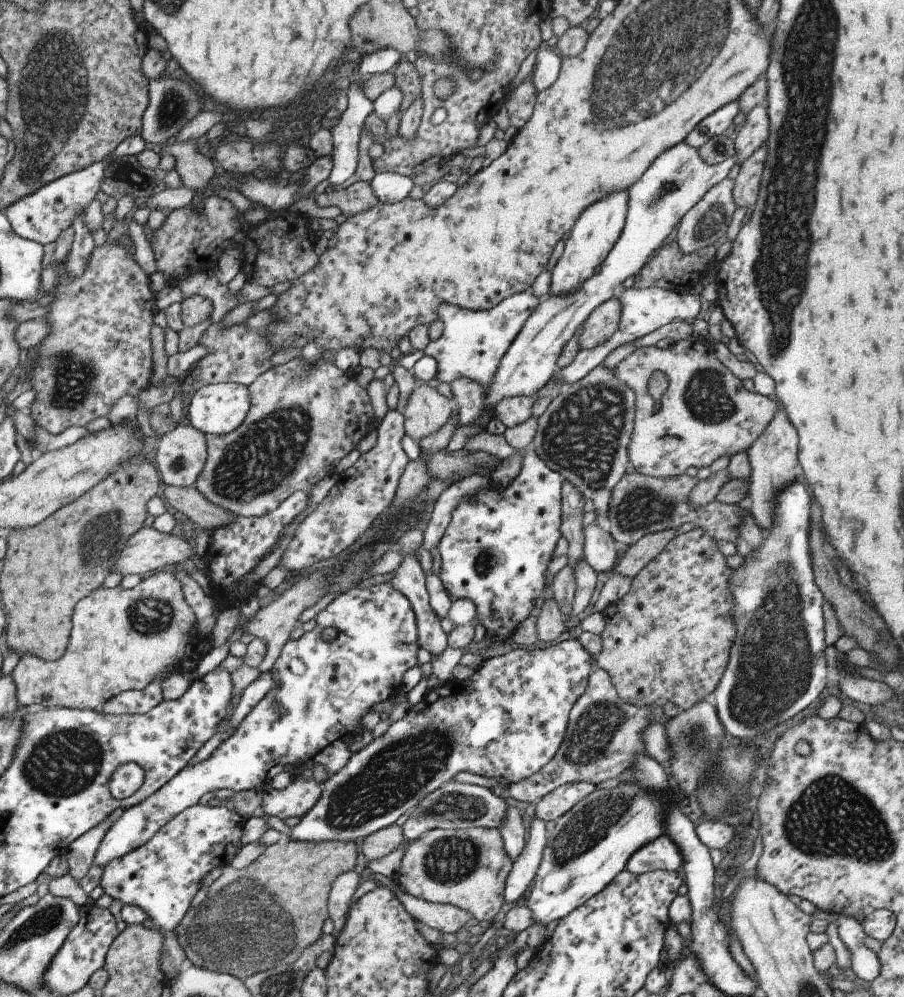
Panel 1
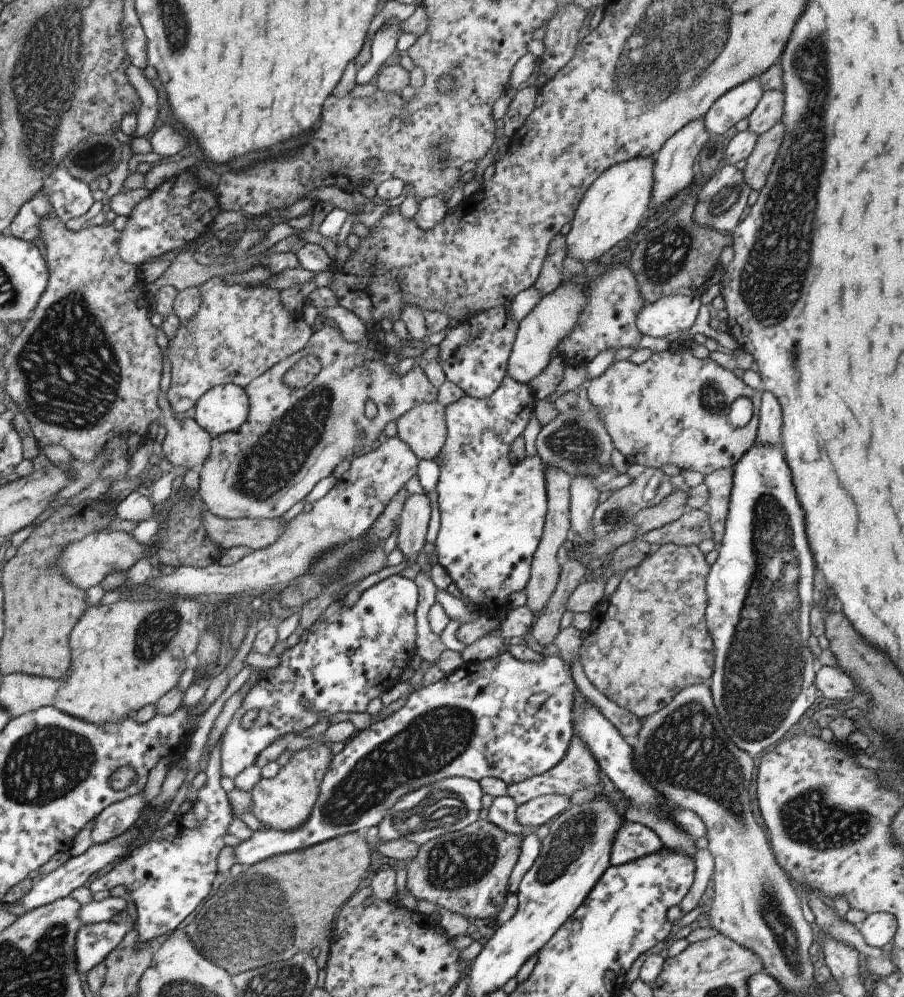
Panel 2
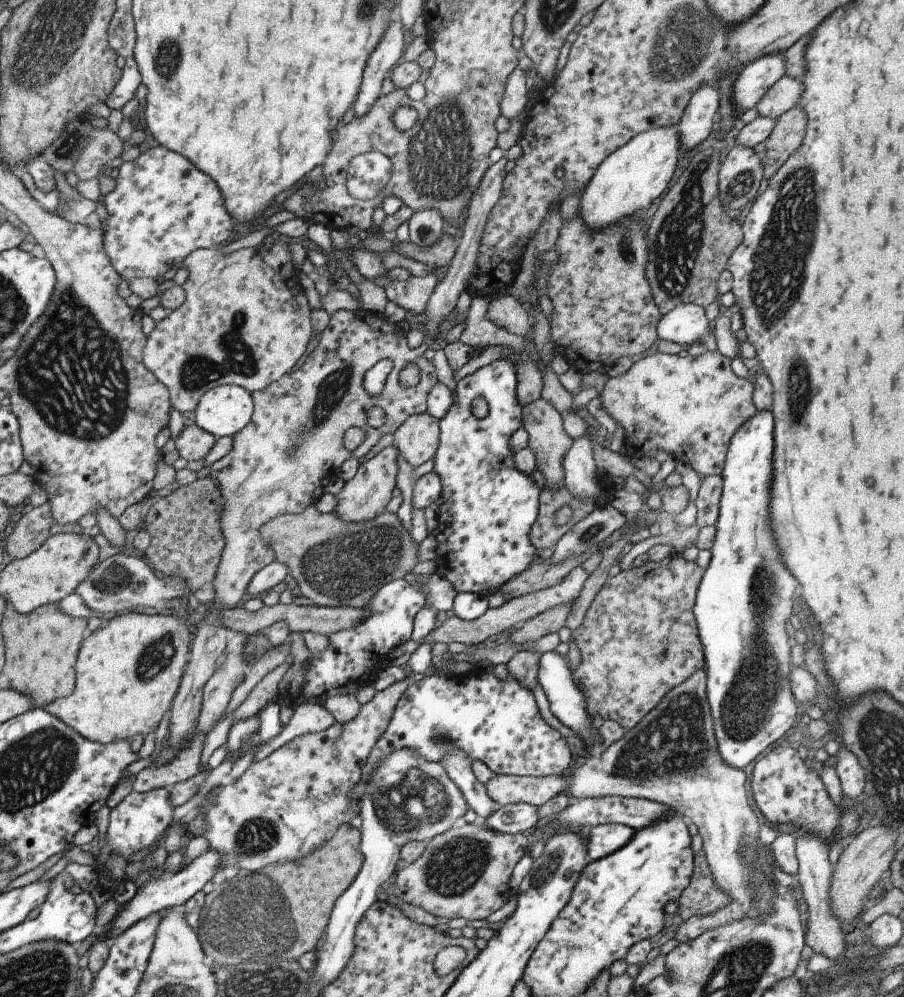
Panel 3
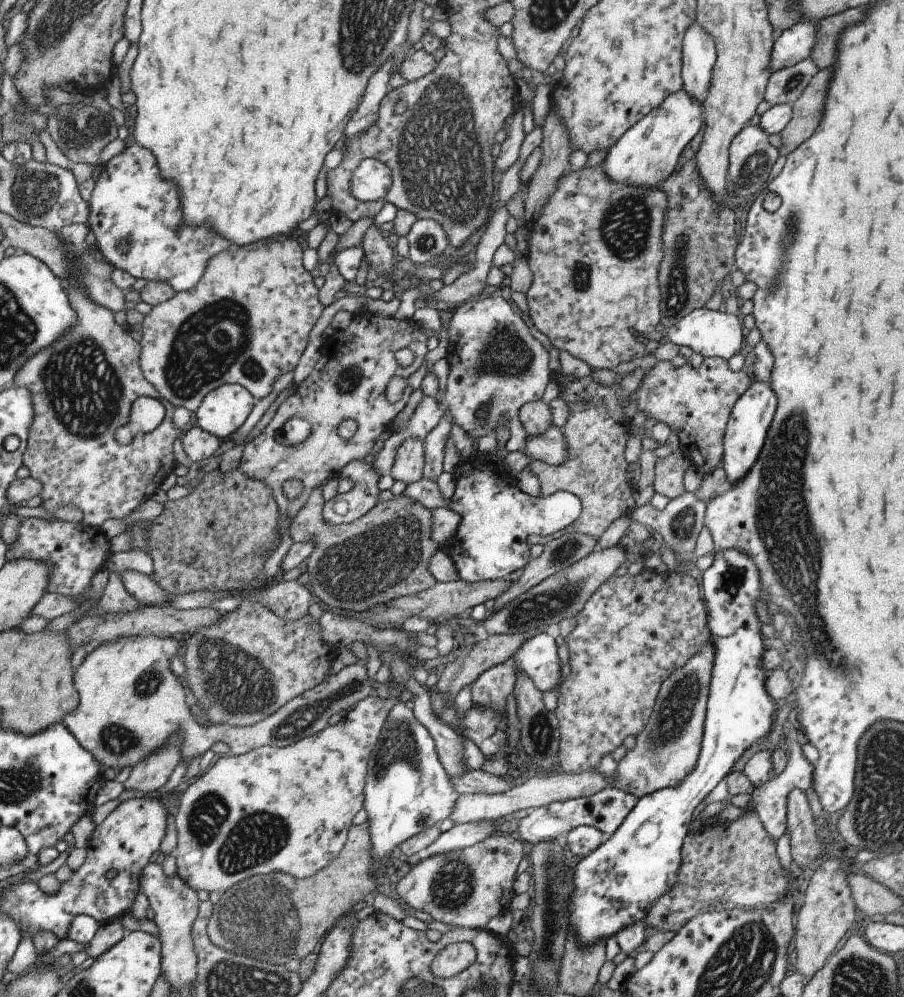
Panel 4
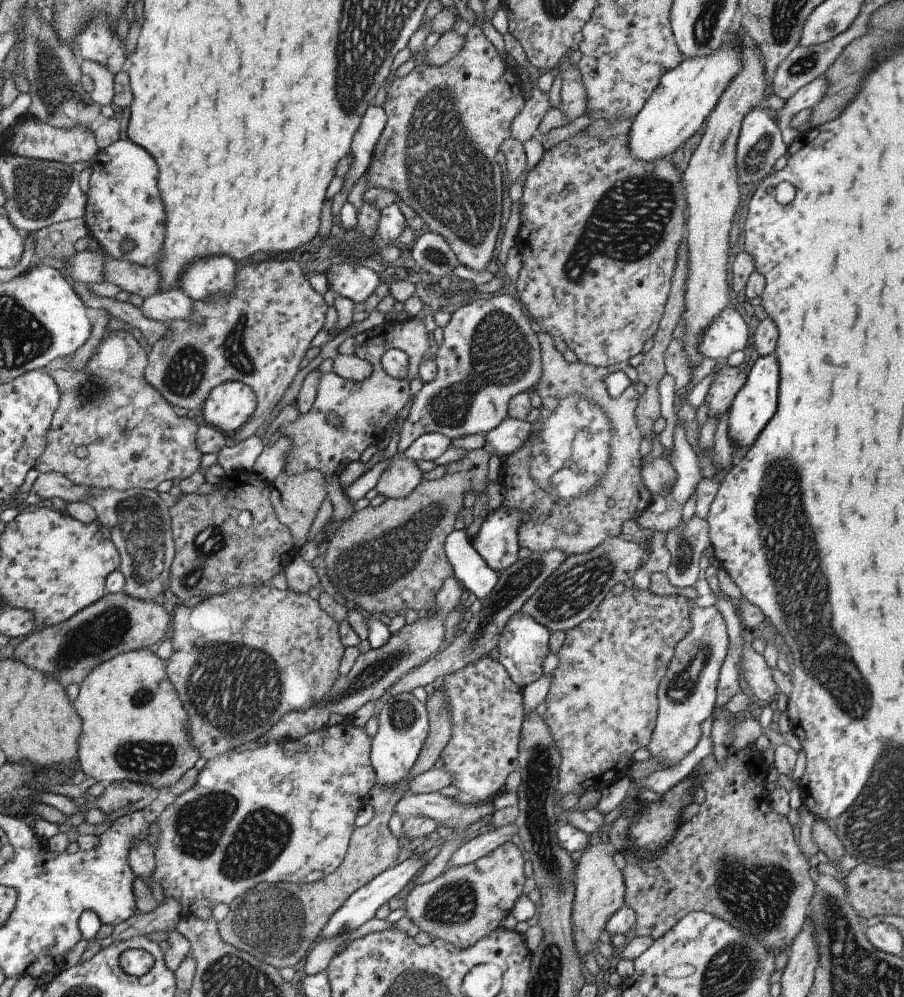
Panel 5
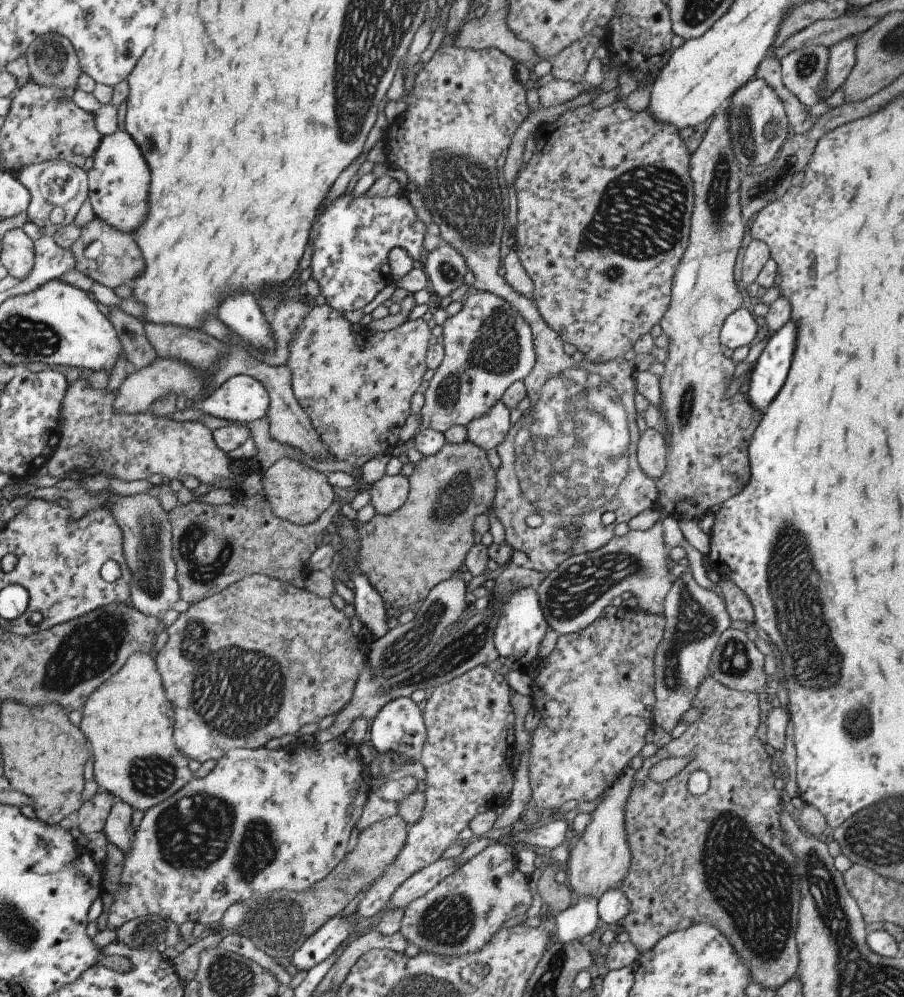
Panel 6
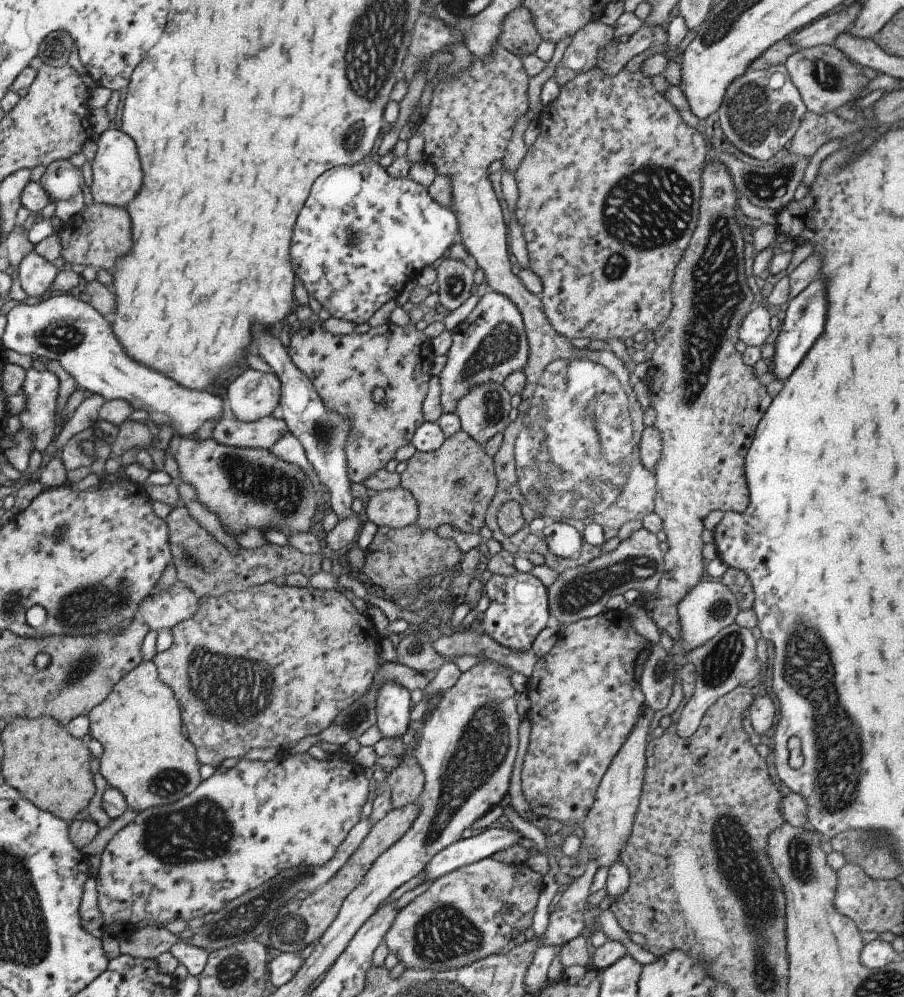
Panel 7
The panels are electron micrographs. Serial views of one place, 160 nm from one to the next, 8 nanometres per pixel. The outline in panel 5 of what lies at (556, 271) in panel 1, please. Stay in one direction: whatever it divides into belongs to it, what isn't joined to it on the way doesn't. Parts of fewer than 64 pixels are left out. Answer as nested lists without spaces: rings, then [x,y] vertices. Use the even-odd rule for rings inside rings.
[[[741,28],[729,30],[725,34],[721,46],[709,57],[683,58],[676,67],[662,74],[655,90],[649,95],[641,110],[632,118],[631,126],[626,134],[628,151],[634,159],[648,163],[665,157],[669,158],[671,153],[682,147],[685,140],[691,138],[701,128],[701,124],[706,121],[709,113],[714,109],[723,89],[740,69],[740,42],[743,41],[743,34]]]

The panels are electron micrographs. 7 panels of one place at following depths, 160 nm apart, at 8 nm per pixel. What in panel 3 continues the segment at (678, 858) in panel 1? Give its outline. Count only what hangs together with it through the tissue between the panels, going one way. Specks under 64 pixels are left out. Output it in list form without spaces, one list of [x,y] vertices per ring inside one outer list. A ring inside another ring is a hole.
[[[603,824],[583,830],[585,850],[590,861],[609,856],[613,850],[619,850],[633,838],[635,829],[623,824]]]

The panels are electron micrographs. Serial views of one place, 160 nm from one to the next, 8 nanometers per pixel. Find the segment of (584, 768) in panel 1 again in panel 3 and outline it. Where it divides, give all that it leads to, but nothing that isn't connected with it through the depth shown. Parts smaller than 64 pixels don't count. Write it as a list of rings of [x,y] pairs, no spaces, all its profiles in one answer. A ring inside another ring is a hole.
[[[495,775],[485,782],[487,796],[498,807],[507,804],[523,803],[539,806],[558,796],[565,788],[561,776],[531,777],[514,775]]]

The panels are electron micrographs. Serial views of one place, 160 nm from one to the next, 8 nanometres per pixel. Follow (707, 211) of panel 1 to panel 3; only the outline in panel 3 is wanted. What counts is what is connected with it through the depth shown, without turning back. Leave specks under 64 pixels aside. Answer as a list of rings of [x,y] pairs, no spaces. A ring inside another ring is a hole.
[[[735,144],[723,164],[720,165],[717,174],[717,190],[719,190],[719,202],[730,214],[739,212],[741,206],[756,198],[757,190],[763,178],[763,166],[761,166],[761,155],[754,153],[753,148]]]

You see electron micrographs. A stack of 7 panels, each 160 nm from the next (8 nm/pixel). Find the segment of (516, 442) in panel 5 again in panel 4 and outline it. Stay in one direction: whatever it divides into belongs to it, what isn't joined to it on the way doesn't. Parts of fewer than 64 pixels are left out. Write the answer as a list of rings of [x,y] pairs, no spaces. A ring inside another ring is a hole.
[[[556,426],[549,427],[542,435],[529,437],[521,451],[532,460],[543,461],[550,465],[562,465],[572,457],[571,449],[563,432]]]

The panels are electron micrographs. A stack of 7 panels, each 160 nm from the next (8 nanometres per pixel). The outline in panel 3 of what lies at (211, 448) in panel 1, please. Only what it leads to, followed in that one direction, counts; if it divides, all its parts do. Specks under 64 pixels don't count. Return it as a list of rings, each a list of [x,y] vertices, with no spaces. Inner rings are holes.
[[[362,309],[353,313],[349,310],[333,312],[329,316],[327,327],[322,331],[317,347],[311,354],[307,354],[307,358],[303,360],[303,364],[299,368],[285,374],[277,382],[271,382],[269,386],[250,394],[253,408],[249,423],[231,438],[233,442],[231,442],[229,452],[209,466],[208,476],[217,482],[219,494],[223,498],[223,502],[220,502],[219,522],[221,522],[221,534],[223,534],[225,544],[220,554],[217,574],[213,576],[213,582],[209,583],[213,586],[215,595],[206,610],[207,620],[199,622],[197,630],[193,634],[193,640],[190,640],[188,662],[183,676],[181,676],[177,693],[168,710],[169,723],[163,741],[164,747],[162,748],[164,750],[172,750],[173,746],[182,744],[183,746],[180,748],[178,746],[175,752],[181,750],[186,745],[185,738],[189,738],[189,734],[193,736],[193,732],[197,728],[203,684],[215,673],[230,635],[229,630],[225,626],[221,626],[217,620],[219,612],[225,608],[240,607],[253,574],[275,561],[273,550],[259,538],[261,526],[278,515],[299,514],[305,508],[315,505],[324,494],[325,486],[340,478],[339,467],[347,458],[358,459],[365,456],[377,444],[379,438],[385,434],[395,433],[409,416],[426,412],[427,392],[431,390],[431,386],[435,382],[438,382],[433,364],[423,357],[423,352],[430,347],[430,343],[424,340],[417,348],[409,348],[405,336],[396,335],[397,329],[397,324],[389,323],[382,314],[367,313]],[[386,358],[393,363],[393,366],[387,374],[381,392],[377,396],[371,397],[363,388],[364,374],[375,363]],[[408,363],[414,363],[419,369],[419,382],[413,387],[403,387],[399,384],[399,372]],[[373,406],[378,406],[385,413],[385,422],[377,429],[370,428],[366,422],[366,412]],[[350,427],[359,428],[364,437],[355,450],[347,452],[343,448],[341,439],[344,432]]]

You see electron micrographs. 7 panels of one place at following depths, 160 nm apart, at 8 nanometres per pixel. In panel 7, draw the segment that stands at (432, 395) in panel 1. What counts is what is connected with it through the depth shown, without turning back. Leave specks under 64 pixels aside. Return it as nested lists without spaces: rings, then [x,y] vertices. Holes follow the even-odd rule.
[[[399,485],[381,490],[367,500],[365,516],[377,529],[401,529],[417,518],[414,497]]]

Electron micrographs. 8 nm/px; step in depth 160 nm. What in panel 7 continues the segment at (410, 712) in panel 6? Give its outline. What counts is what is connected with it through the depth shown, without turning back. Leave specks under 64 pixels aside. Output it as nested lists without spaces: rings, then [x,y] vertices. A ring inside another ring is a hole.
[[[383,682],[375,696],[375,716],[377,730],[382,738],[402,737],[409,739],[412,723],[409,713],[412,707],[410,693],[399,682]]]

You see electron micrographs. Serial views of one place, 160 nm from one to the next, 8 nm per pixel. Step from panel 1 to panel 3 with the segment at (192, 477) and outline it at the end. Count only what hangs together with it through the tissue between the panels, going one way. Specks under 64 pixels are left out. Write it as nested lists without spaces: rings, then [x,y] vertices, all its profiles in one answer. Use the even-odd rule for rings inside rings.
[[[195,424],[185,426],[179,436],[175,438],[175,450],[185,461],[198,461],[203,459],[213,447],[215,438],[201,430]]]

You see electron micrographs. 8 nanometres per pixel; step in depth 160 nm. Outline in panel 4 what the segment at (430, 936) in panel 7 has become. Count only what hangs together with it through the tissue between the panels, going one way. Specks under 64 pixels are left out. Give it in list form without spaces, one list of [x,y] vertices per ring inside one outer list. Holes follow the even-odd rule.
[[[499,832],[474,845],[419,859],[396,883],[395,890],[399,895],[399,901],[405,902],[413,910],[427,912],[433,920],[443,924],[454,924],[466,929],[483,929],[490,918],[506,911],[514,896],[511,886],[516,877],[515,868],[524,856],[521,843],[519,837],[513,838],[509,833]],[[469,941],[444,946],[429,963],[430,971],[440,979],[448,979],[465,970],[475,960],[476,950]]]

